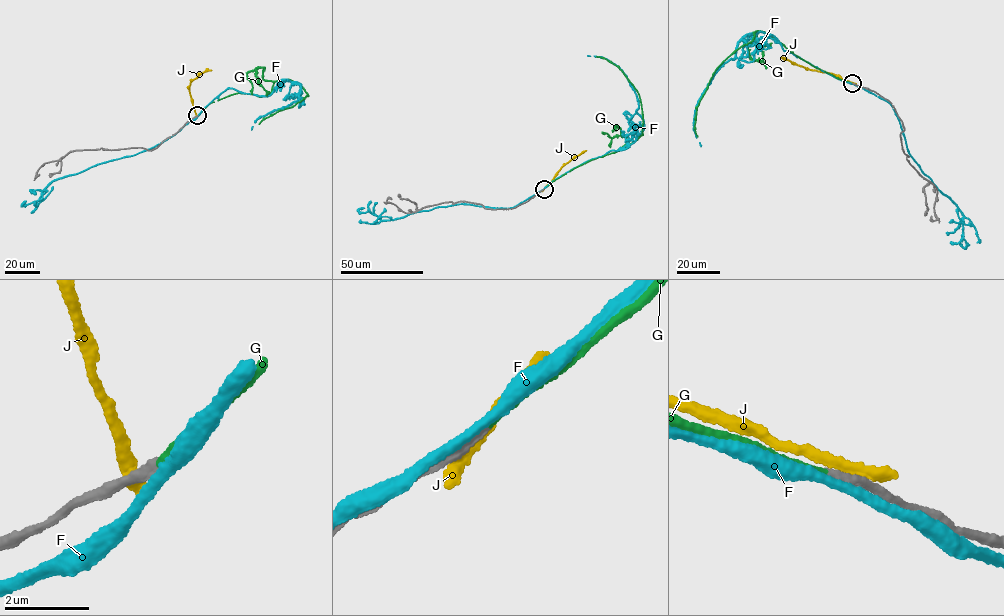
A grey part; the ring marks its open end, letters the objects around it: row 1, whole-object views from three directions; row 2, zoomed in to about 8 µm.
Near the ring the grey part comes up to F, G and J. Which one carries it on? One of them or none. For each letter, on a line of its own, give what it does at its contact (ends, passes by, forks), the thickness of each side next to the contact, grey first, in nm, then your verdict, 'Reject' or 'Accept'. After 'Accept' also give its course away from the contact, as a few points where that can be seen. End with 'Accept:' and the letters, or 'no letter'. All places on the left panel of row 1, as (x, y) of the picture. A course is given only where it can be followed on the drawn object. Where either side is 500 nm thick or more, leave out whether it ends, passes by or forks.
F: It passes by. Thickness 240 nm (grey) against 240 nm. Reject
G: It ends there. Thickness 240 nm (grey) against 170 nm. Accept. Its course: (197, 115), (209, 103), (236, 93), (269, 94), (274, 82), (282, 79), (298, 83), (307, 94), (259, 124)
J: It ends there. Thickness 220 nm (grey) against 360 nm. Reject
Accept: G

